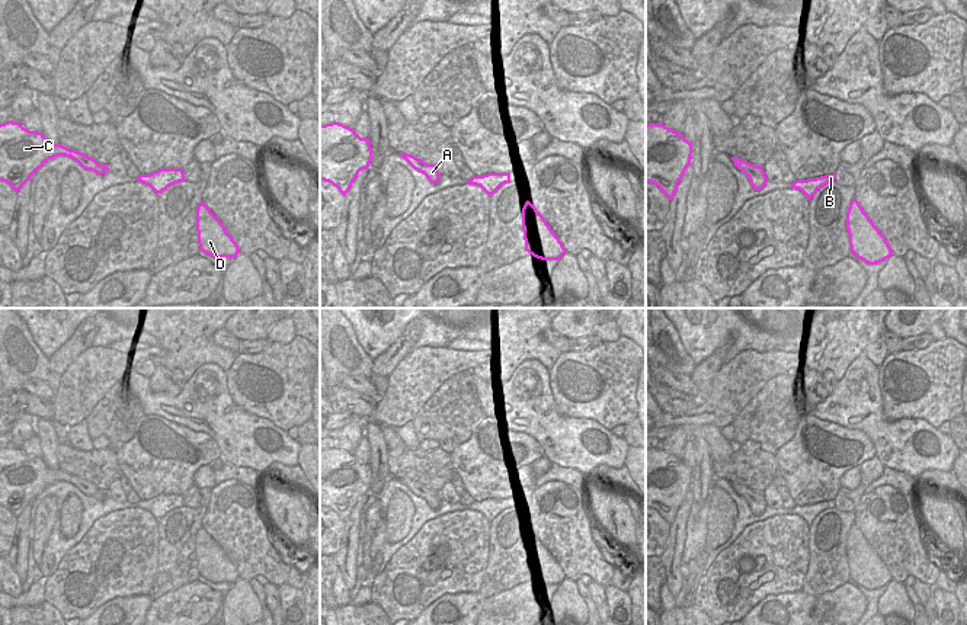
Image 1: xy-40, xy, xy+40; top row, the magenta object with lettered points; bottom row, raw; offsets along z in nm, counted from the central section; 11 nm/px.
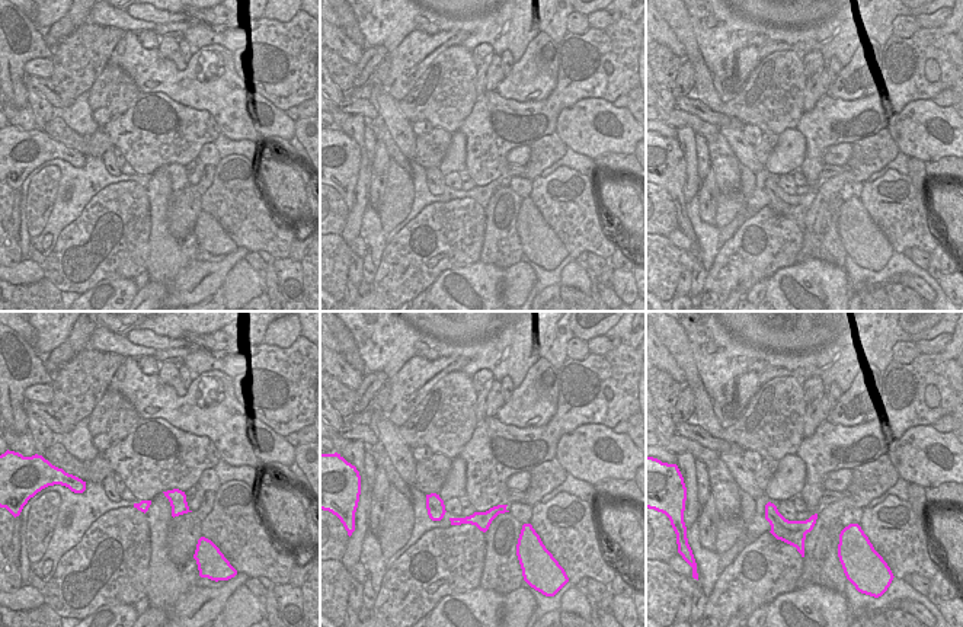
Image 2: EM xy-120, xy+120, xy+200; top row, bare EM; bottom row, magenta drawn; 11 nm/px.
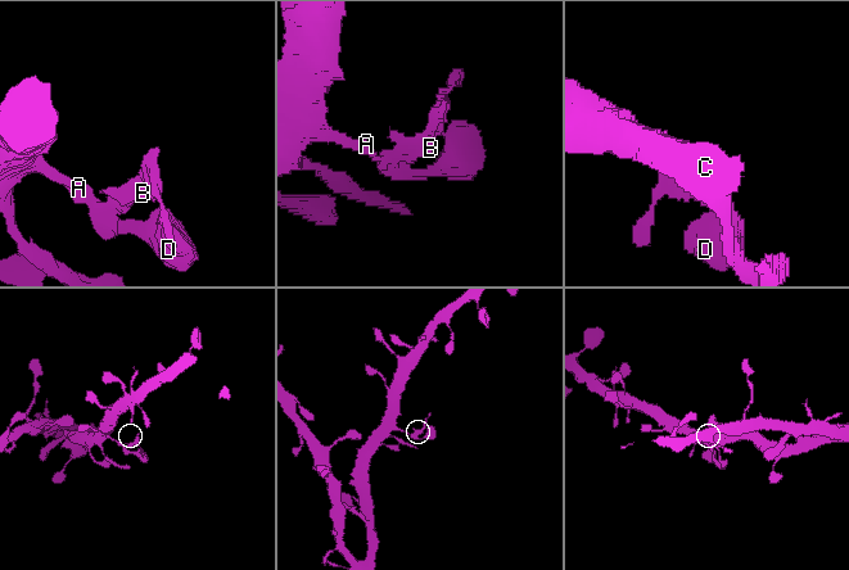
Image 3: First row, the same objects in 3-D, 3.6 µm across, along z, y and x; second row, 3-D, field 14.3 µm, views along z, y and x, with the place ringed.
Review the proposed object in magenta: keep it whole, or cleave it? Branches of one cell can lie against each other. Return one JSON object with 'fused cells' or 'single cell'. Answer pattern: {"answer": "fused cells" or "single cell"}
{"answer": "fused cells"}

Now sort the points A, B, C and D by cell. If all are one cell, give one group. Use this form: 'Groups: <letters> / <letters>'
Groups: A B D / C.

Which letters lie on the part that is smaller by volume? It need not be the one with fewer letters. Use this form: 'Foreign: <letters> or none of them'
Foreign: A, B, D

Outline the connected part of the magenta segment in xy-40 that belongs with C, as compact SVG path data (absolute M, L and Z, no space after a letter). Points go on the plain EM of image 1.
M20 448L0 449L0 506L17 517L49 484L65 481L83 494L93 496L95 484L61 469L49 469L42 458L29 456Z

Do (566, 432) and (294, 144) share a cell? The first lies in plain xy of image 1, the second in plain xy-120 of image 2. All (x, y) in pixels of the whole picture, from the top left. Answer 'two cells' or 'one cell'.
two cells

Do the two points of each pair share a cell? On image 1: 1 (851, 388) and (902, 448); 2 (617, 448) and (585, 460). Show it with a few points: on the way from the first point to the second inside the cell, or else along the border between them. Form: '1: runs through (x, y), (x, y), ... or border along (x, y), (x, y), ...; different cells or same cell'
1: runs through (861, 403), (887, 433); same cell
2: runs through (610, 452), (592, 455); same cell

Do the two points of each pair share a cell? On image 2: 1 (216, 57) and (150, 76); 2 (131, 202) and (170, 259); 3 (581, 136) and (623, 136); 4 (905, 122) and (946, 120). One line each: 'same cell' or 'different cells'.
1: same cell
2: different cells
3: same cell
4: same cell

